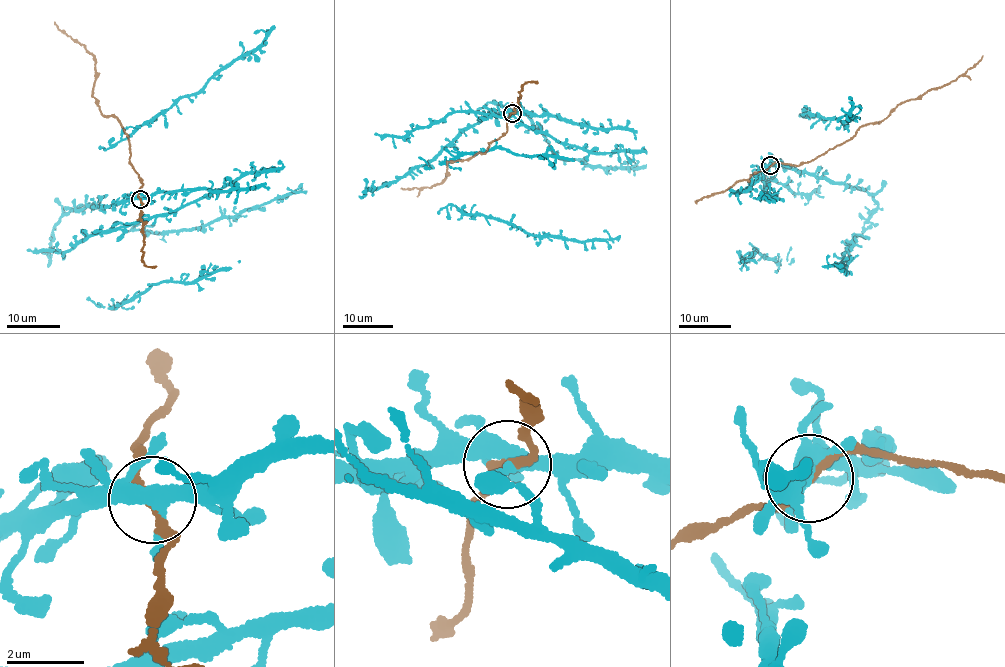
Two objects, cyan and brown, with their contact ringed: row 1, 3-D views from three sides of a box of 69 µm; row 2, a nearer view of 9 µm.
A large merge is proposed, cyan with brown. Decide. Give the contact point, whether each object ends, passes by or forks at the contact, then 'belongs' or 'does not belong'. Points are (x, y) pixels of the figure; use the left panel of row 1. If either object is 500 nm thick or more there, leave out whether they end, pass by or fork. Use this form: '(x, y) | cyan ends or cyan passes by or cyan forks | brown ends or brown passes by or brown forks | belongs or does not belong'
(140, 199) | cyan forks | brown passes by | belongs

